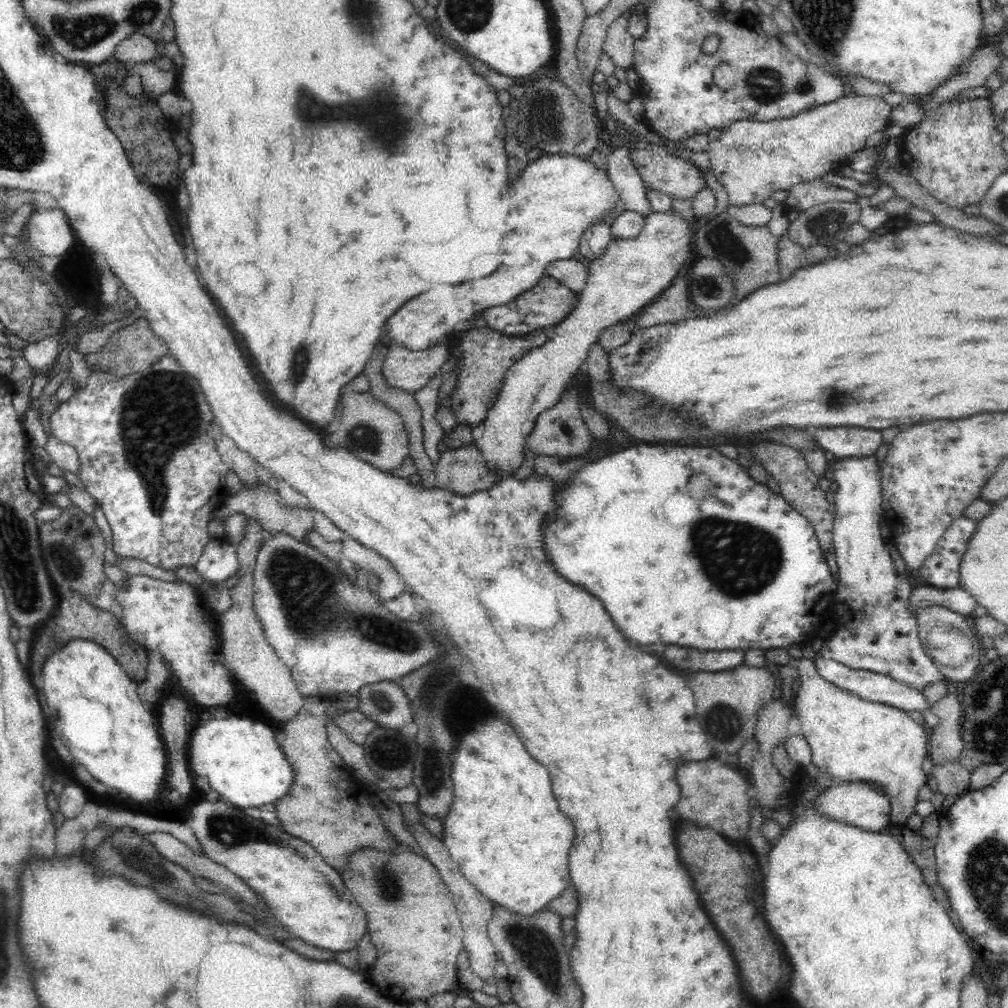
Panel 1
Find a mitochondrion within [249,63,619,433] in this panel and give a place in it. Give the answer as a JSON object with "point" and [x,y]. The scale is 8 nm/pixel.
{"point":[385,121]}

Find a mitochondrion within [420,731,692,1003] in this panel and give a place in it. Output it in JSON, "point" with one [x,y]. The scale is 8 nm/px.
{"point":[536,951]}

